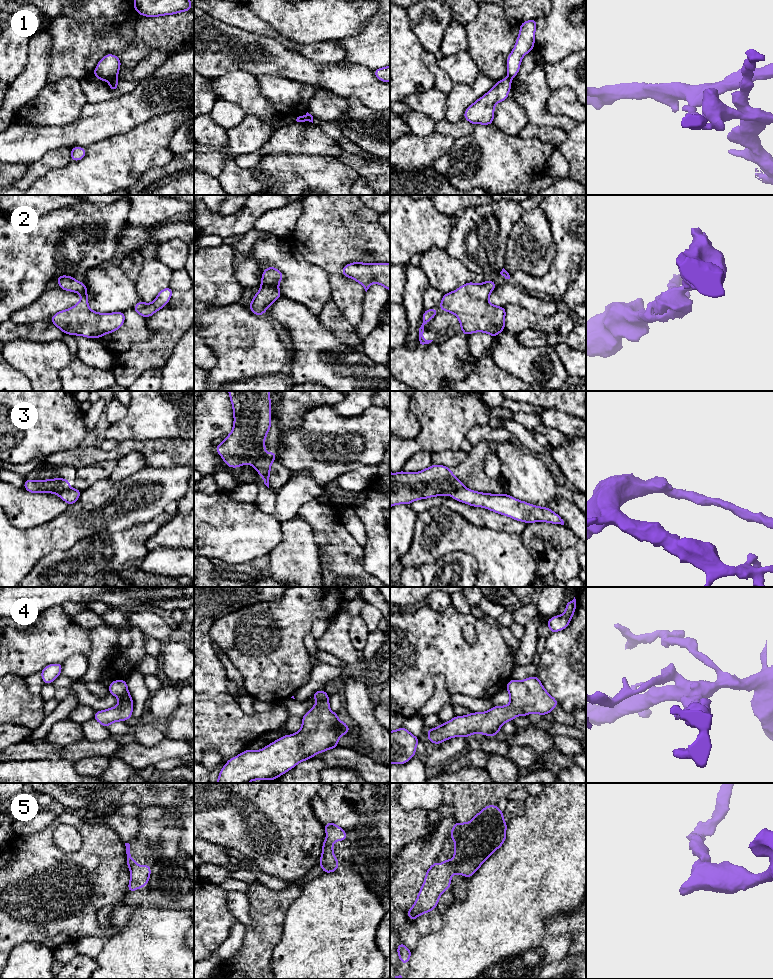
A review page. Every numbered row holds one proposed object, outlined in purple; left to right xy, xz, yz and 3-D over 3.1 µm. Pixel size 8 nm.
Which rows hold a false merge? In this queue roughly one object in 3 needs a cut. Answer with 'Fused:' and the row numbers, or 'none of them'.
Fused: 1

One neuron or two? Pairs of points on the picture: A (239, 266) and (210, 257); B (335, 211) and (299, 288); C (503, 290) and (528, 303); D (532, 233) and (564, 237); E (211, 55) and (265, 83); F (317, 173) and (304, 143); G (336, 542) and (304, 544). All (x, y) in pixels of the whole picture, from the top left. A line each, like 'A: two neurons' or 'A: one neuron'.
A: two neurons
B: two neurons
C: one neuron
D: two neurons
E: two neurons
F: two neurons
G: two neurons

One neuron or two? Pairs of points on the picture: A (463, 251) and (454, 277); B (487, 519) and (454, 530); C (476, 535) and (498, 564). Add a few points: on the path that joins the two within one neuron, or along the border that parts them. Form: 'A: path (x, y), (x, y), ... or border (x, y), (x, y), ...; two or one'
A: border (445, 249), (469, 269), (480, 273); two
B: border (452, 511), (458, 512), (473, 524), (495, 530); two
C: path (483, 542), (498, 557); one

